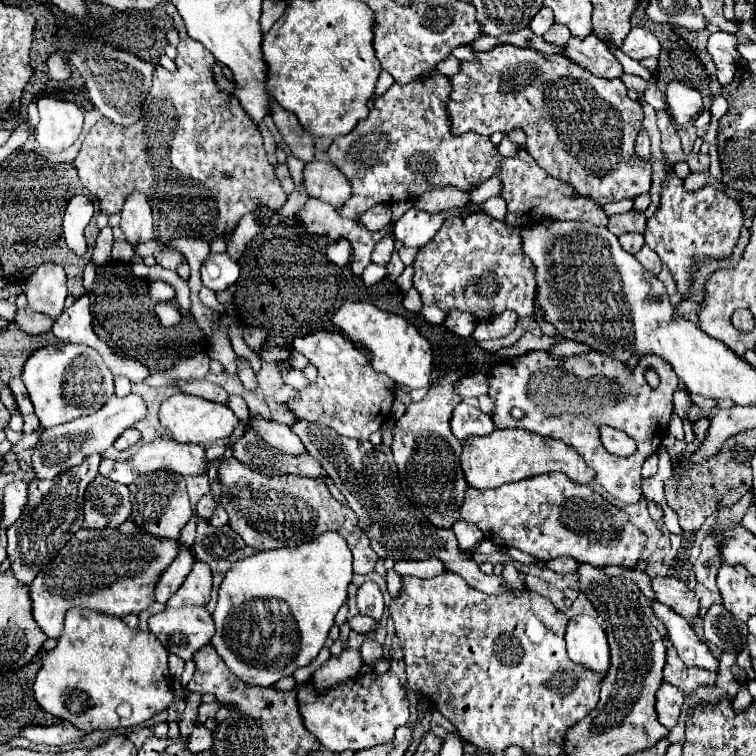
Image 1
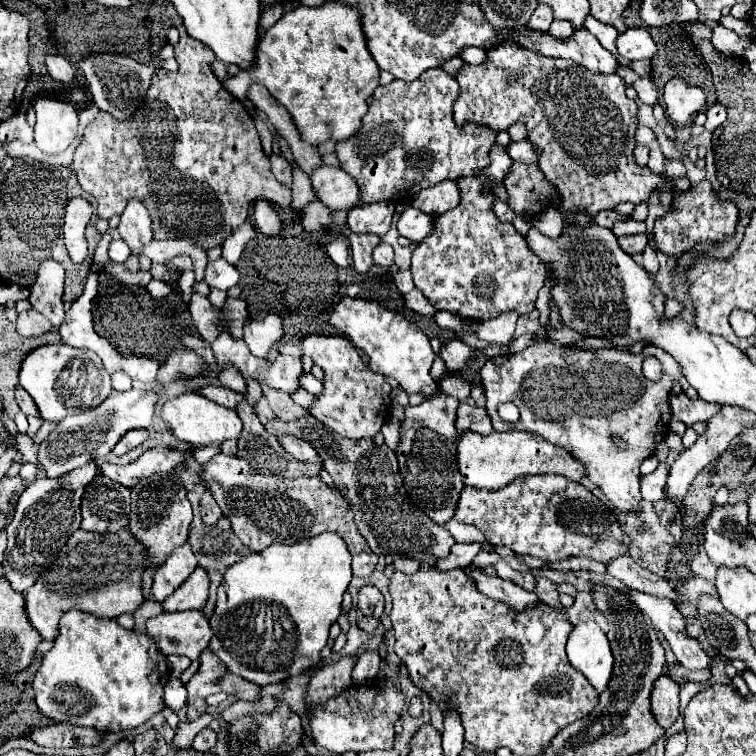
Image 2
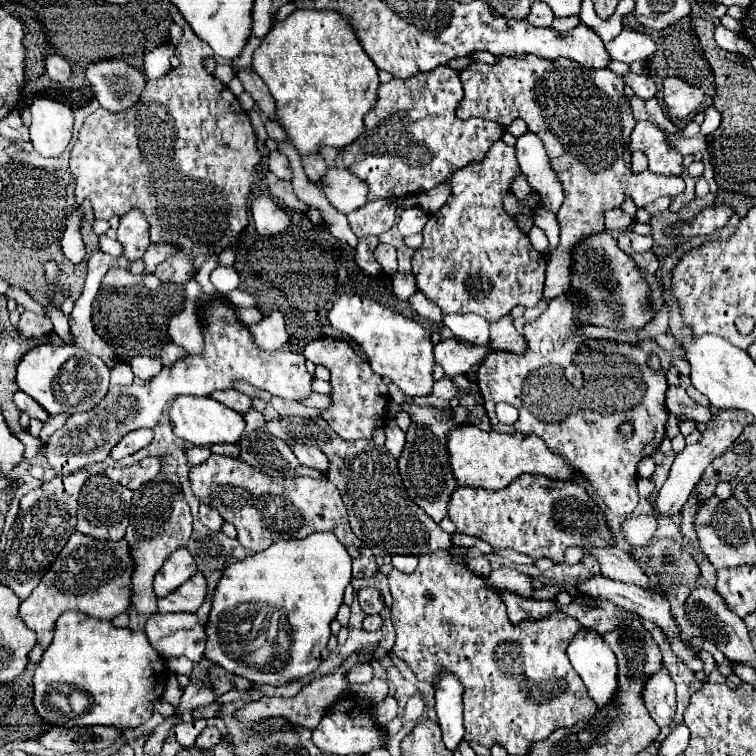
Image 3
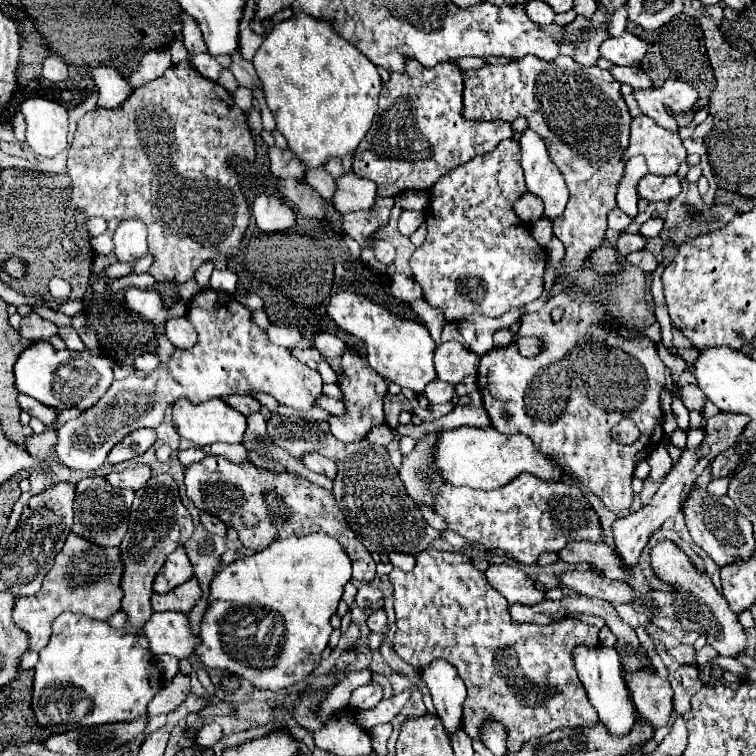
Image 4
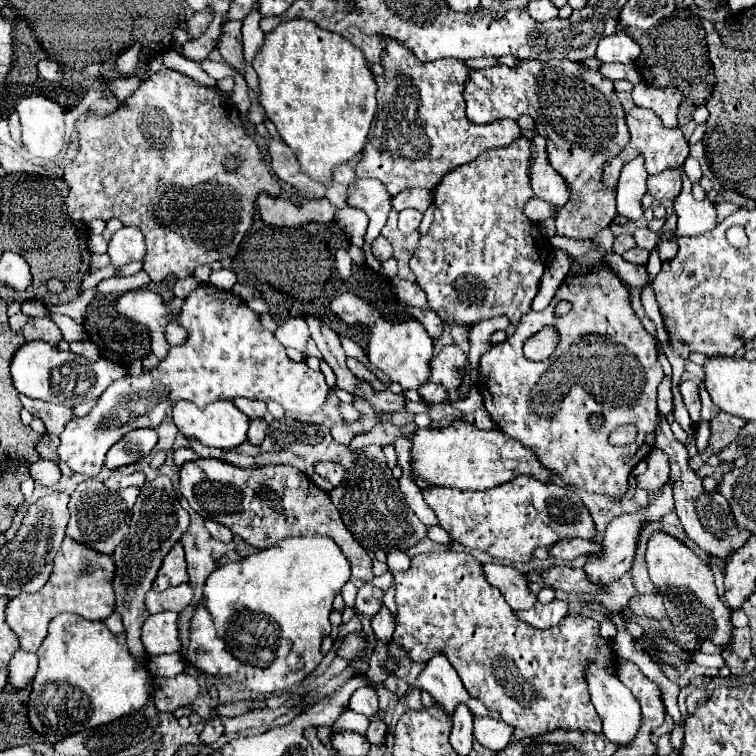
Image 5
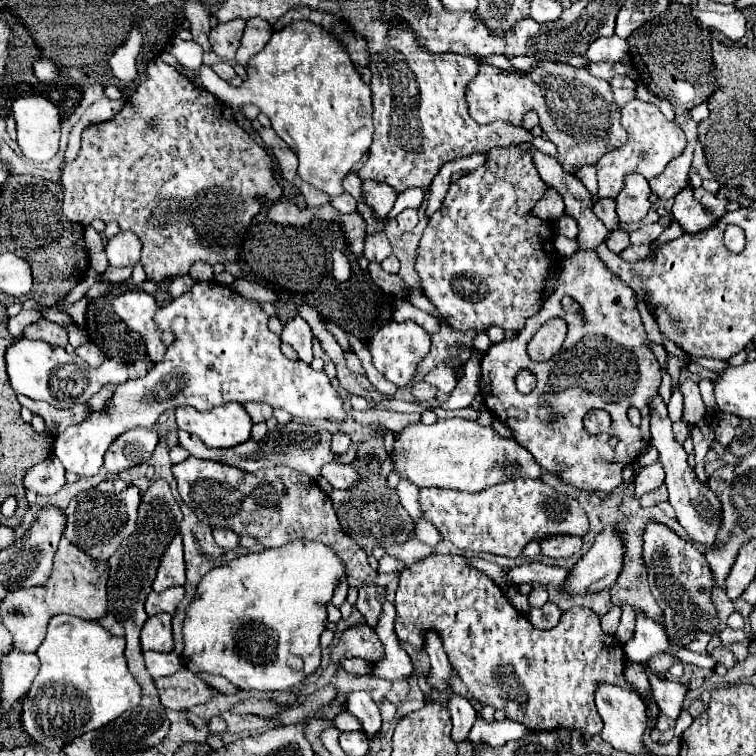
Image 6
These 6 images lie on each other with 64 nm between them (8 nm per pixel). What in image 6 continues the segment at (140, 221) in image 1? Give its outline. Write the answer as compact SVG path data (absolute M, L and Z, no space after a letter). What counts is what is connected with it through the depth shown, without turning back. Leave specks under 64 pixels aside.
M130 230L118 232L106 244L106 256L110 266L134 266L140 262L140 252L142 252L142 242Z

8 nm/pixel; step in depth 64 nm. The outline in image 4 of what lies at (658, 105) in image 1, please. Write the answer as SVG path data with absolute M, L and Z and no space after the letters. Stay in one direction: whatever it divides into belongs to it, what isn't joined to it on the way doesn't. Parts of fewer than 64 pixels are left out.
M614 66L610 68L612 76L618 80L618 82L624 82L624 84L630 84L634 90L652 90L652 80L640 70L640 68L634 68L634 66Z

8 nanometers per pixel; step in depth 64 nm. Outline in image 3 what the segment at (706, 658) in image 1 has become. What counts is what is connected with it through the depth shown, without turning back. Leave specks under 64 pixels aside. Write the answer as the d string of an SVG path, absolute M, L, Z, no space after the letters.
M592 576L592 578L584 580L578 588L580 588L580 592L586 592L586 594L592 594L592 596L606 598L606 600L610 600L610 602L614 602L614 604L618 604L618 606L626 608L626 610L632 610L632 612L640 614L640 618L644 618L644 620L652 620L656 626L660 626L660 628L662 628L662 632L666 634L666 638L668 638L668 642L670 642L670 646L672 646L674 654L676 654L676 656L678 656L678 658L680 658L680 660L682 660L682 662L684 662L690 670L698 672L698 670L702 670L702 668L704 668L704 662L700 660L698 652L696 652L696 650L690 650L690 646L688 646L688 644L680 638L680 626L678 626L676 618L672 616L670 602L666 600L666 596L664 596L664 594L654 592L654 590L644 590L644 588L634 586L634 584L614 582L614 580L606 578L606 576Z

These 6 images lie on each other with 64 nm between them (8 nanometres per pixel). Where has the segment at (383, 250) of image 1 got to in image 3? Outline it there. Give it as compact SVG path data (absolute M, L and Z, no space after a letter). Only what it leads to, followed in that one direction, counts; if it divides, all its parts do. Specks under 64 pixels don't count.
M378 244L374 258L386 274L396 274L396 248L392 244Z

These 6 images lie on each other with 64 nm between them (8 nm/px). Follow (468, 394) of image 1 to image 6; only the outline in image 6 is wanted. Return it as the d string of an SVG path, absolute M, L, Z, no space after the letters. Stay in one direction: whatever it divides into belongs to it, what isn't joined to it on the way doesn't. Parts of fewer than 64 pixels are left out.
M414 382L412 396L416 396L418 400L430 400L430 398L436 398L436 388L426 382Z

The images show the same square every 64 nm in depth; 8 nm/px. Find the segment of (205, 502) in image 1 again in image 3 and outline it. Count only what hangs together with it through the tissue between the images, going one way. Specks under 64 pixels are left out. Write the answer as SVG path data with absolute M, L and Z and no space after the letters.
M200 504L200 522L206 526L206 528L210 528L210 530L220 530L222 528L222 524L224 524L224 520L222 520L222 516L220 516L220 512L216 510L216 508L212 508L212 506L208 506L208 504Z

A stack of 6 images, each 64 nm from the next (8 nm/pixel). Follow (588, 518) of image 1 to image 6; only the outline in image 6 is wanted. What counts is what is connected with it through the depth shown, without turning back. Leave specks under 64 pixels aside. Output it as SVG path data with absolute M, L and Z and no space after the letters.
M518 478L476 494L440 488L422 488L420 506L424 518L432 522L444 540L454 542L464 552L490 552L496 556L518 558L528 542L542 538L572 534L584 536L588 532L588 518L576 498L556 492L542 480Z

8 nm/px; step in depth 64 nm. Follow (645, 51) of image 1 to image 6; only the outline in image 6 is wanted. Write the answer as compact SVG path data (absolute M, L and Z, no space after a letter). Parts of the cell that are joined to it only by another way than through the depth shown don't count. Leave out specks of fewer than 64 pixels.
M616 34L610 38L598 38L594 40L586 56L592 62L622 62L630 56L630 44Z

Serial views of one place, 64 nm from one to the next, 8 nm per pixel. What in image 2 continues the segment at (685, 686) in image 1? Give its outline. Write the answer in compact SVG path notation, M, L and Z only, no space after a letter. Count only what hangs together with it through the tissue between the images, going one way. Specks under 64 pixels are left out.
M674 664L666 674L678 684L682 684L682 682L708 682L710 680L710 670L688 670L682 664Z

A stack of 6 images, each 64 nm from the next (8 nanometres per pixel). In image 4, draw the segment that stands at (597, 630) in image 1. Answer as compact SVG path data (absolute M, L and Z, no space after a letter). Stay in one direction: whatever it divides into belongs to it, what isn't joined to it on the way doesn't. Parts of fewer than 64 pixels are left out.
M578 644L574 648L572 656L574 656L574 666L576 666L576 672L578 672L578 678L584 684L592 706L600 714L600 720L606 724L606 728L610 730L610 734L618 734L618 736L628 734L630 728L636 722L636 712L638 710L636 710L632 698L630 698L630 692L628 692L626 682L622 678L618 654L612 652L612 650L608 650L608 648L602 648L602 646Z

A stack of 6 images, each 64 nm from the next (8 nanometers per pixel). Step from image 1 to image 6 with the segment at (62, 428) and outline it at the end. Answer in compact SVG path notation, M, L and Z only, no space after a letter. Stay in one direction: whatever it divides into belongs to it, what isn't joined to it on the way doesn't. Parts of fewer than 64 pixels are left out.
M198 282L192 286L192 290L174 298L168 306L160 308L154 320L160 330L172 330L176 334L176 342L168 346L164 360L154 364L146 376L134 380L128 378L124 384L118 384L102 410L92 412L84 422L76 426L68 426L62 436L56 438L54 454L66 470L76 472L78 476L96 476L102 468L108 446L120 434L138 426L150 428L158 422L158 416L162 412L178 408L182 404L190 404L204 412L226 402L264 402L270 406L278 406L292 416L310 420L328 418L336 424L342 424L342 420L346 418L342 398L338 396L326 374L312 370L306 362L292 362L282 354L280 338L268 330L268 316L258 302L246 300L240 294L234 294L230 288L214 282Z

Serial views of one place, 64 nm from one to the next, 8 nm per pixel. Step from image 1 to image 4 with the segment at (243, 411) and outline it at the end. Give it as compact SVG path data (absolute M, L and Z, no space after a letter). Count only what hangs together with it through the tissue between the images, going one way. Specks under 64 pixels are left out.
M254 412L248 416L248 428L244 432L244 448L248 452L248 460L264 468L268 472L290 472L296 476L303 476L318 486L333 488L332 480L322 474L312 472L300 460L295 460L290 454L269 438L266 439L266 419L260 412Z

